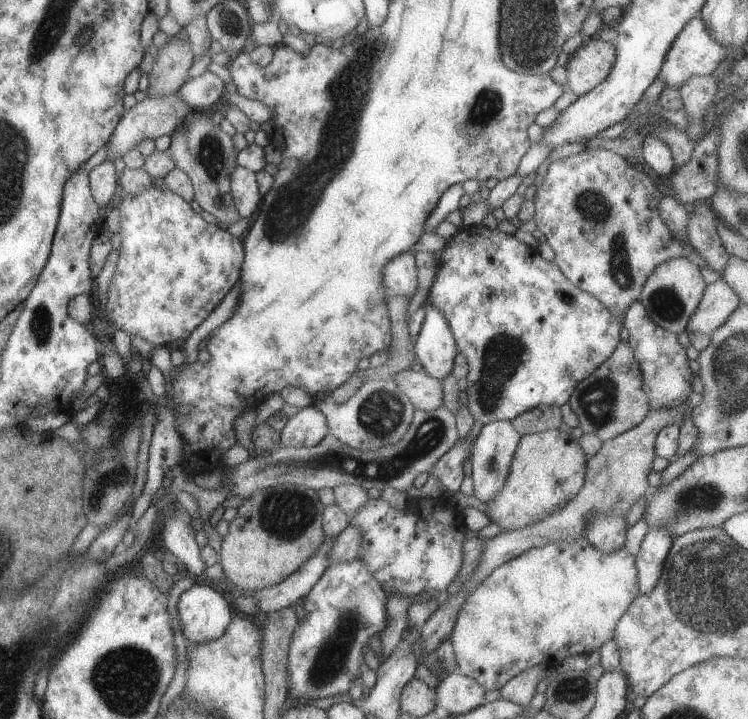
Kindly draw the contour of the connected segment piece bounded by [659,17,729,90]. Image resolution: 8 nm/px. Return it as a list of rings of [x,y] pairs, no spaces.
[[[701,18],[691,19],[671,45],[666,54],[665,62],[660,70],[659,78],[669,88],[680,89],[692,76],[707,76],[719,68],[720,62],[725,60],[729,51],[720,43],[714,41]]]

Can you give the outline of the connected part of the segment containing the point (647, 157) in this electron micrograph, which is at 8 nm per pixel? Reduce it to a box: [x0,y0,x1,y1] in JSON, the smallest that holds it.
[642,133,675,175]

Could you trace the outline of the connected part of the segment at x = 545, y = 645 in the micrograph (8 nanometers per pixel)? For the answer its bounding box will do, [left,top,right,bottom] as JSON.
[450,536,640,691]

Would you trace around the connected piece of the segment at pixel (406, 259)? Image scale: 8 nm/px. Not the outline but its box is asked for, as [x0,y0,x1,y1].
[383,251,418,300]

